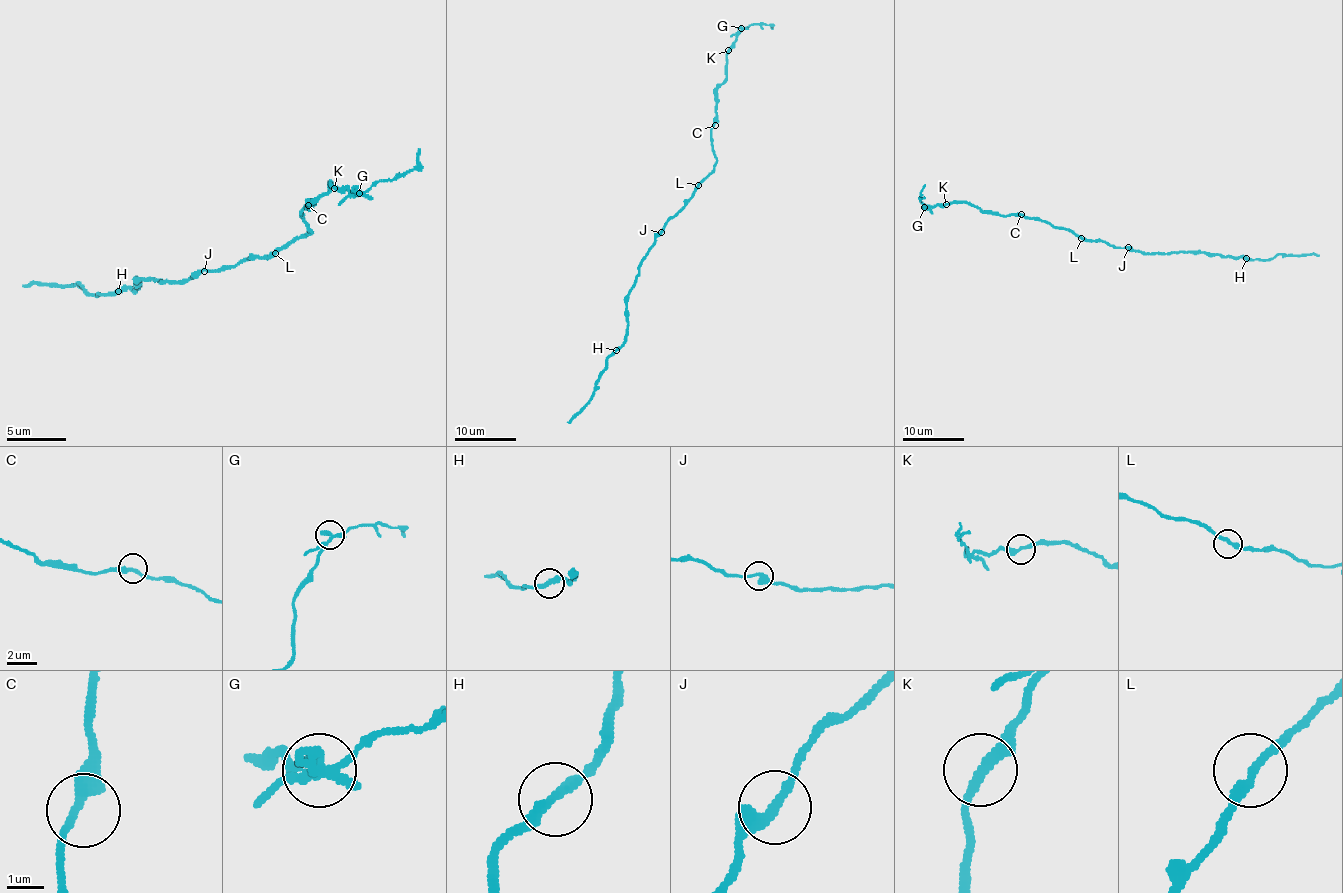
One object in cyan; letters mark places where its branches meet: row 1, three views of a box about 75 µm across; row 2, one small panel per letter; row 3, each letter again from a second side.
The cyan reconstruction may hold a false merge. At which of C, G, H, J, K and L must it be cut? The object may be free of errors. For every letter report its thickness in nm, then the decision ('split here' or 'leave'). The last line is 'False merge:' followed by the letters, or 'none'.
C: 320 nm | leave
G: 280 nm | split here
H: 280 nm | leave
J: 320 nm | leave
K: 280 nm | leave
L: 260 nm | leave
False merge: G

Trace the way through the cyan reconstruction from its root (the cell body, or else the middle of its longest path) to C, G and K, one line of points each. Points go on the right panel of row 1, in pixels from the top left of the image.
C: (1105, 243), (1082, 240), (1067, 229), (1053, 227), (1021, 214)
G: (1105, 243), (1082, 240), (1067, 229), (1022, 215), (987, 214), (967, 203), (950, 201), (924, 208)
K: (1105, 243), (1082, 240), (1067, 229), (1053, 227), (1048, 223), (1022, 215), (987, 214), (958, 201), (946, 204)

